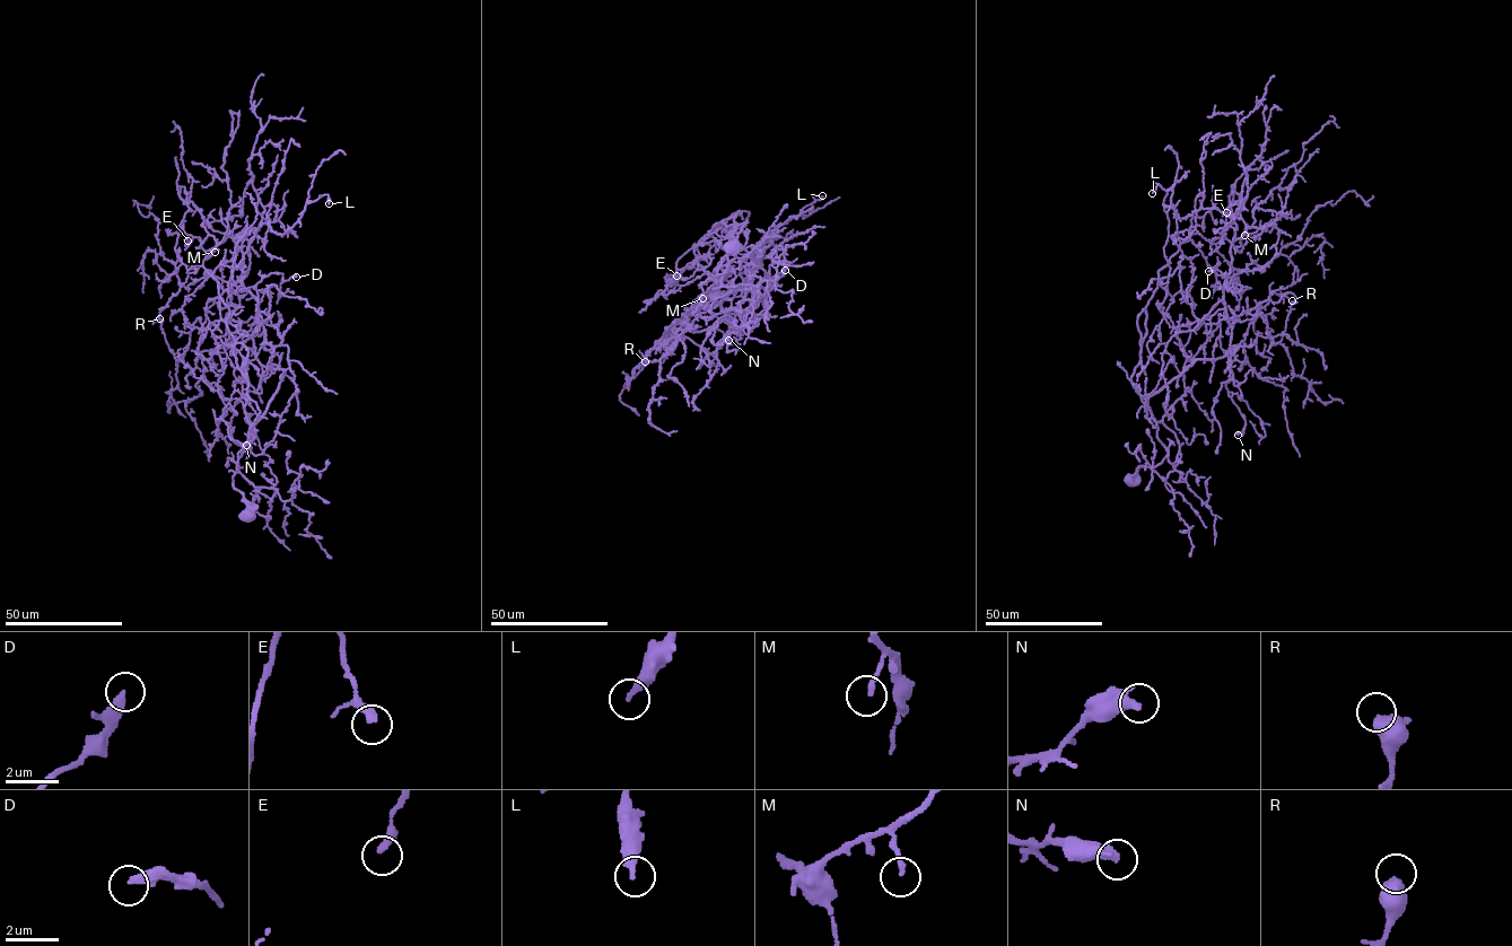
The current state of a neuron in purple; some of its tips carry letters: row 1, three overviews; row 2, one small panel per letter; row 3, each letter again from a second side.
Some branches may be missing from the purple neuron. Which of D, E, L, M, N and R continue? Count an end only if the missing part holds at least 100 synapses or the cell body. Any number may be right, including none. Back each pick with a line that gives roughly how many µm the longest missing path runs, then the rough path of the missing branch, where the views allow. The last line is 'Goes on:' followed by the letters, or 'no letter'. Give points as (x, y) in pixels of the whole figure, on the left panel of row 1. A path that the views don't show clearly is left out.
Goes on: no letter

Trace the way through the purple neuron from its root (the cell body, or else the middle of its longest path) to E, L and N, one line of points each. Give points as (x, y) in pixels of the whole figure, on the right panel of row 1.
E: (1133, 480), (1167, 455), (1151, 395), (1130, 379), (1145, 306), (1181, 243), (1218, 241), (1226, 212)
L: (1133, 480), (1167, 455), (1147, 399), (1231, 335), (1234, 220), (1179, 218), (1172, 191), (1152, 193)
N: (1133, 480), (1167, 455), (1147, 399), (1196, 359), (1228, 357), (1239, 384), (1225, 388), (1246, 422), (1238, 435)

